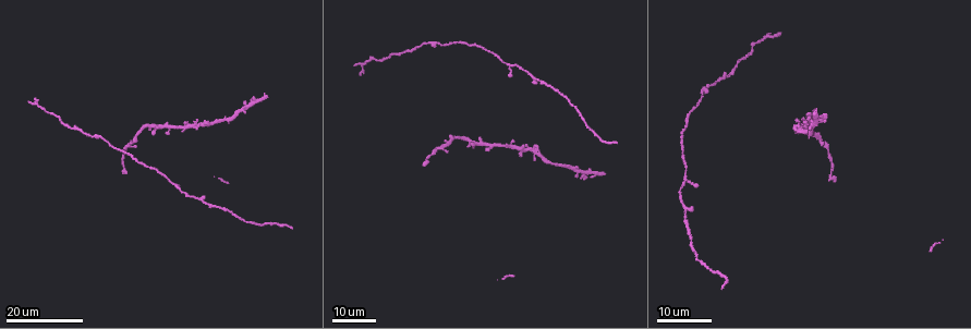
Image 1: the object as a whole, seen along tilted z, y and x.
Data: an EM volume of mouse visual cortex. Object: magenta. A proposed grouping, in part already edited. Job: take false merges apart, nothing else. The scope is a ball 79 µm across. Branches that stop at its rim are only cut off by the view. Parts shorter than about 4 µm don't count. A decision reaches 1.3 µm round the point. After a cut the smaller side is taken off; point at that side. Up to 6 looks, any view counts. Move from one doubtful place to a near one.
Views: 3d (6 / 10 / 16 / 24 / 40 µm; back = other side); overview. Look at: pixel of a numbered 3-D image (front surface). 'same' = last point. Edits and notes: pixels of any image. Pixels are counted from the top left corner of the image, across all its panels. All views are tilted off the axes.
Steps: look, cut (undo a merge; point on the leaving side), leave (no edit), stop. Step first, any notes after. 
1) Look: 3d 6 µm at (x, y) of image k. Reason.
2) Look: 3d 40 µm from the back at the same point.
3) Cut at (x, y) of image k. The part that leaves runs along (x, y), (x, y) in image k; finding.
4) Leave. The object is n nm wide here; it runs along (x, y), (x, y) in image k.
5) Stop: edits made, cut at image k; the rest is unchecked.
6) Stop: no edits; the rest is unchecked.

Look: 3d 16 µm at (450, 141) of image 1. Three-way junction.

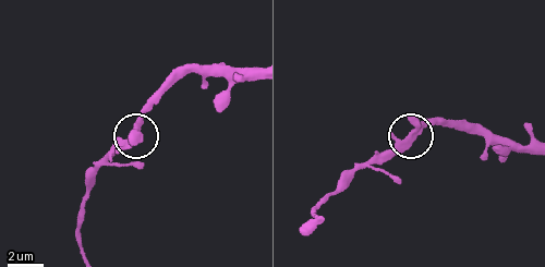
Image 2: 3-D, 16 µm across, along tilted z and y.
Look: 3d 6 µm at (137, 123) of image 2.

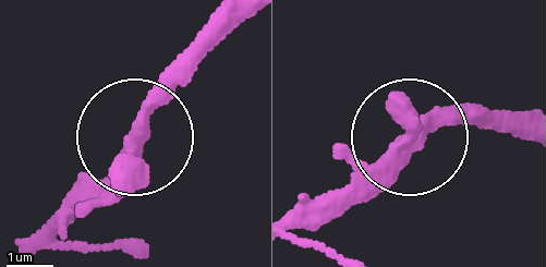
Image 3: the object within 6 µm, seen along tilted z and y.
Leave. The side arm is 14 µm long; continuous, no second neuron.

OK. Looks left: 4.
Look: 3d 24 µm at (535, 150) of image 1. Branch point.

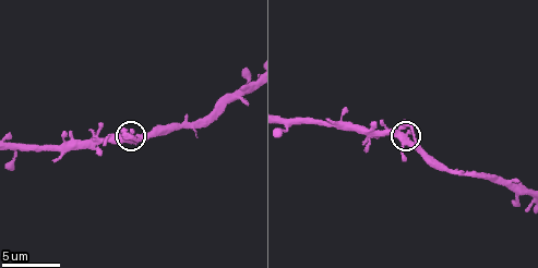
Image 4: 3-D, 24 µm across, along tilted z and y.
Look: 3d 6 µm at (404, 141) of image 4. Zoom in.

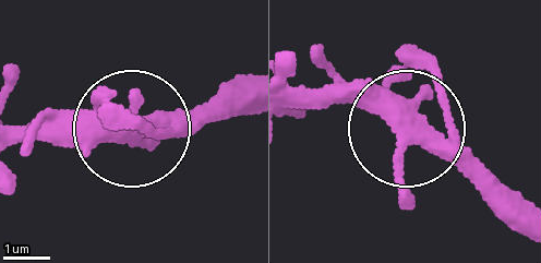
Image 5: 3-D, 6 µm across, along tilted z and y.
Leave. The object is 330 nm wide here; continuous, no second neuron.

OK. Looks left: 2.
Stop: no edits; the rest is unchecked.

